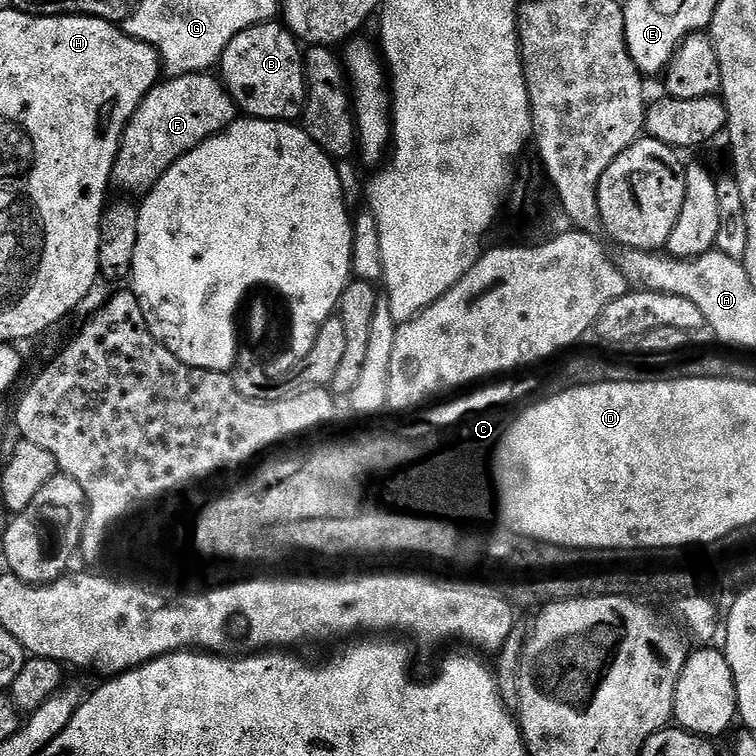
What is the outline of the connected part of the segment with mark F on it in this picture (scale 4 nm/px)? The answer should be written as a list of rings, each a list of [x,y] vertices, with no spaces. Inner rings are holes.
[[[215,75],[174,76],[157,83],[146,94],[122,134],[120,149],[112,167],[112,184],[124,191],[121,193],[143,197],[151,192],[166,170],[174,166],[174,162],[181,160],[186,153],[210,137],[229,128],[237,119],[236,104]]]

